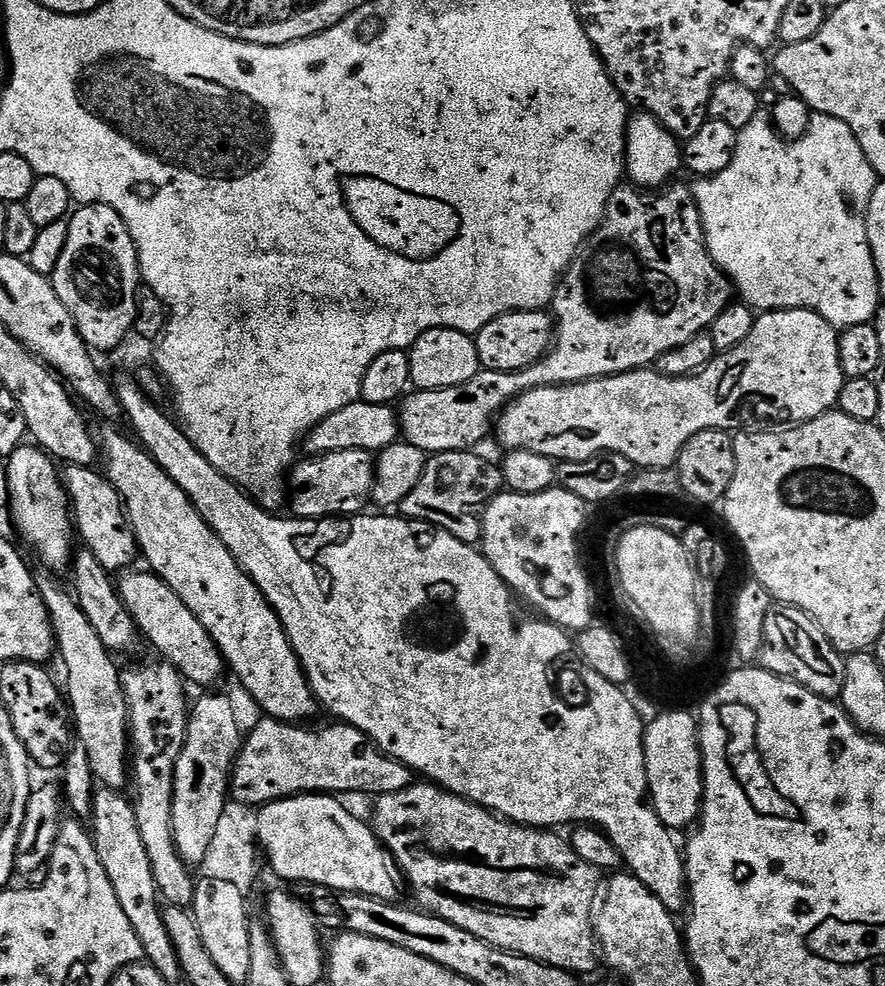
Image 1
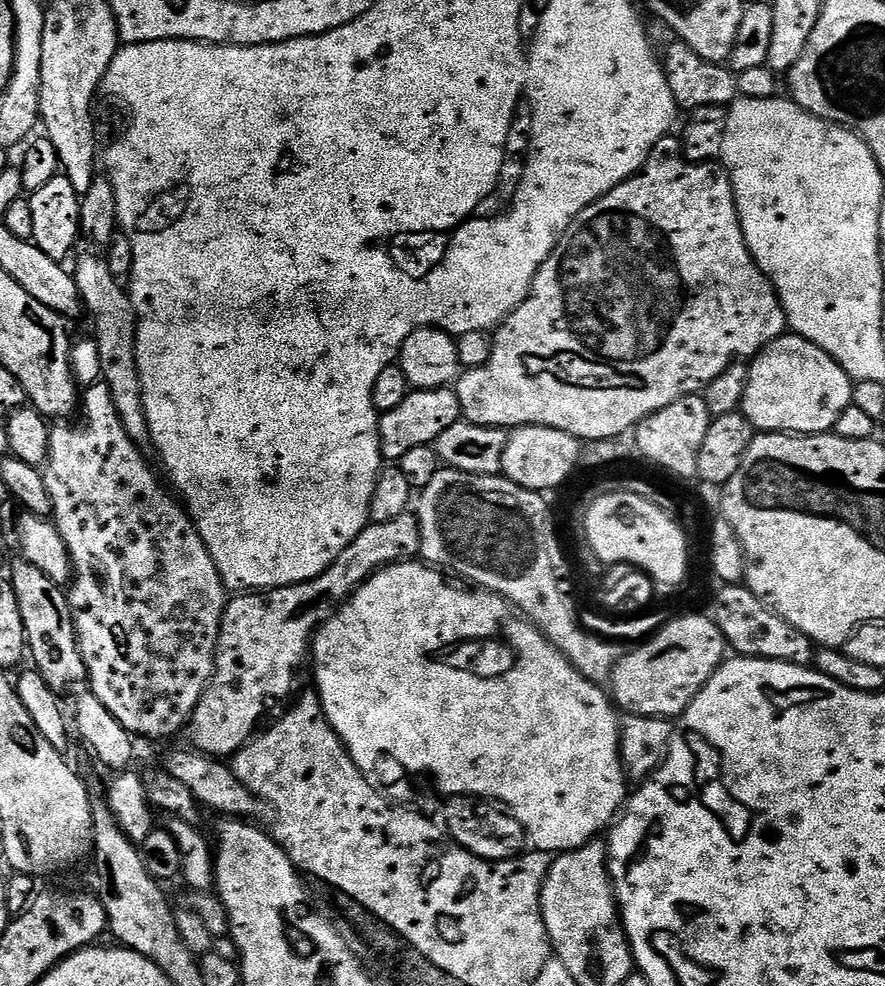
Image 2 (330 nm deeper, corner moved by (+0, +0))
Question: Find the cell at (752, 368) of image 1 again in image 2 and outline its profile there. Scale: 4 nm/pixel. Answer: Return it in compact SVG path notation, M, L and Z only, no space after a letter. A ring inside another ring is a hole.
M785 334L751 357L742 411L760 434L828 434L842 410L852 404L853 387L846 370L826 350L801 336Z

